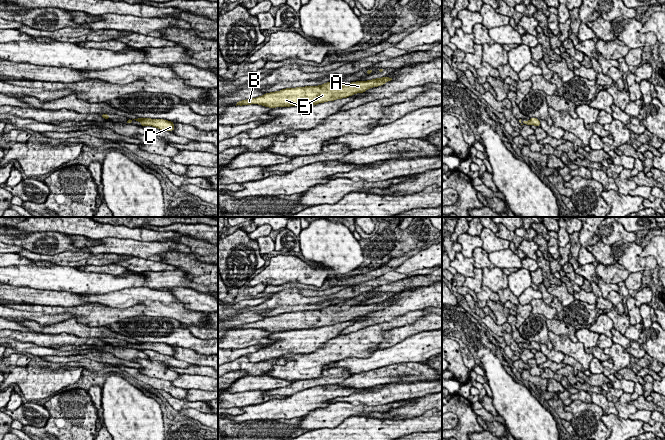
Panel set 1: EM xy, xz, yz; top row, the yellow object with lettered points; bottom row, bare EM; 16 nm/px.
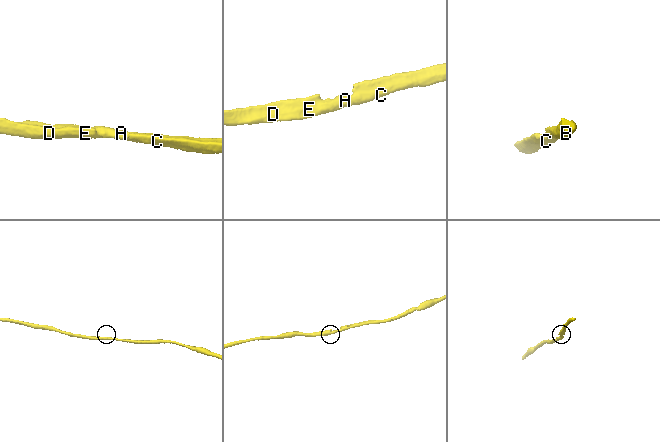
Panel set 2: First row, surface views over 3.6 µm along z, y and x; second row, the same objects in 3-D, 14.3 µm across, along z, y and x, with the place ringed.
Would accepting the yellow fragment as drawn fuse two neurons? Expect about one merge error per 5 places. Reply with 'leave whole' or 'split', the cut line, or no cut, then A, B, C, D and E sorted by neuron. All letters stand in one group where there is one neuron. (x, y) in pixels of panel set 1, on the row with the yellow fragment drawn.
leave whole; cut none; groups A B C D E

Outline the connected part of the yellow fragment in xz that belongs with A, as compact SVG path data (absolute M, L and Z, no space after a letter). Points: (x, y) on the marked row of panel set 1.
M382 77L367 81L350 82L348 85L335 86L332 81L318 86L286 88L280 91L265 93L252 99L237 102L236 106L258 104L264 107L290 107L301 105L317 105L336 99L347 98L356 93L363 93L372 87L378 87L391 81L392 78Z

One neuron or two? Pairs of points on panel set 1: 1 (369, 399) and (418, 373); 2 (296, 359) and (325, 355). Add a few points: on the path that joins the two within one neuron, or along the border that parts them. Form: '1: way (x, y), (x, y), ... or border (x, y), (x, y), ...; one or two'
1: border (428, 380), (393, 381), (381, 385); two
2: way (303, 359), (318, 359); one

